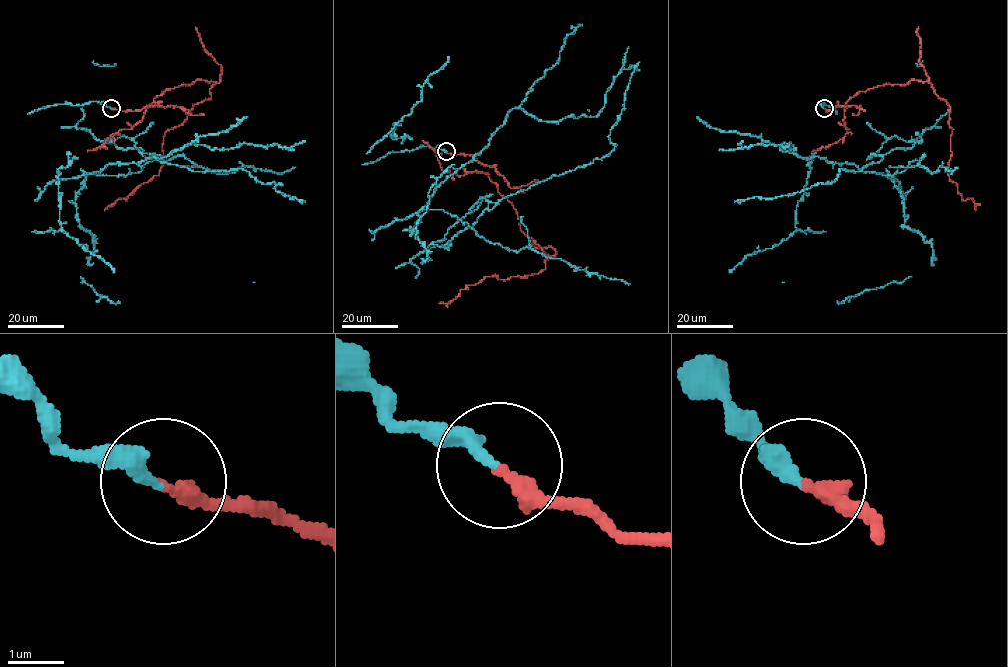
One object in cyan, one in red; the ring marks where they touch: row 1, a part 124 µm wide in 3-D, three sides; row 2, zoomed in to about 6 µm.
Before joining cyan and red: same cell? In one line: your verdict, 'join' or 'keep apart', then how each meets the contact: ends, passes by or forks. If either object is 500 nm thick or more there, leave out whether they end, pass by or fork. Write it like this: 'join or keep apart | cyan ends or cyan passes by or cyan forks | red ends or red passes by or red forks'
join | cyan ends | red ends

